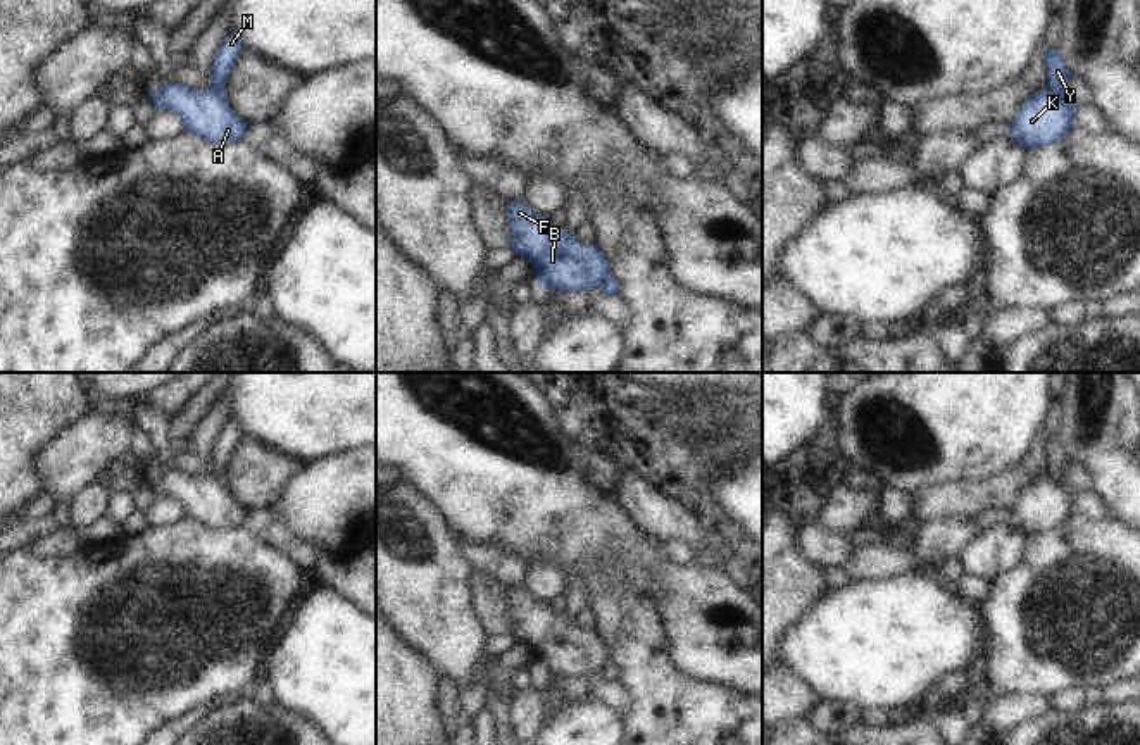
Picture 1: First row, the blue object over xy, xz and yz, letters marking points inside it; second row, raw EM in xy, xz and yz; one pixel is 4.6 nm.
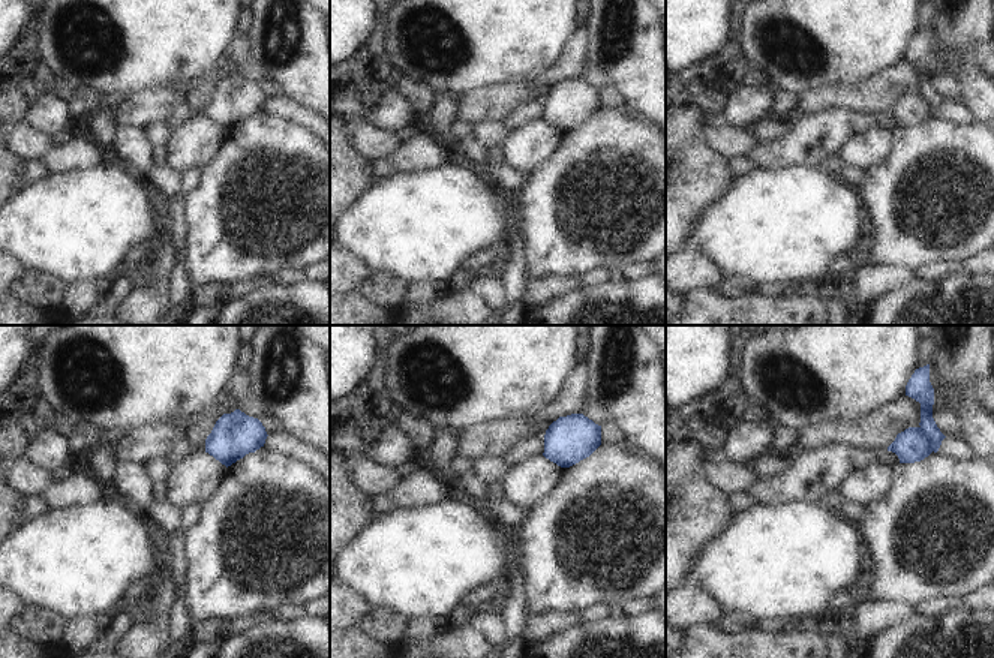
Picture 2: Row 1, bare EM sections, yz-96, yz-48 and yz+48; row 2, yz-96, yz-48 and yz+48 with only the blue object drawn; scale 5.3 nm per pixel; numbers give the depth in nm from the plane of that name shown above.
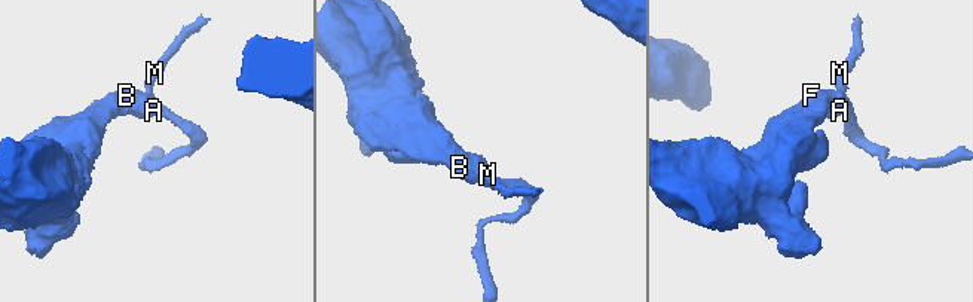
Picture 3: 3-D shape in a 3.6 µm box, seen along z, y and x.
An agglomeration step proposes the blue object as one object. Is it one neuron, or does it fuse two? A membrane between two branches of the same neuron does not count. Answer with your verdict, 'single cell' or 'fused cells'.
fused cells

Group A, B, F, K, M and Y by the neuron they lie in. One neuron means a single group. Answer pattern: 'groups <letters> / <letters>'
groups A B F K / M Y

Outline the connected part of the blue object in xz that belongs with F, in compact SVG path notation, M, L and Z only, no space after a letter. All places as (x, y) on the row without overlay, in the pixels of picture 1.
M526 588L509 590L510 635L526 643L540 674L586 678L602 671L609 650L598 631L588 633L564 614L529 595Z

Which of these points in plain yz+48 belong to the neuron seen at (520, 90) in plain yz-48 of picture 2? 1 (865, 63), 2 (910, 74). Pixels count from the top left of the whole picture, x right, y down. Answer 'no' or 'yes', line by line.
1: no
2: yes

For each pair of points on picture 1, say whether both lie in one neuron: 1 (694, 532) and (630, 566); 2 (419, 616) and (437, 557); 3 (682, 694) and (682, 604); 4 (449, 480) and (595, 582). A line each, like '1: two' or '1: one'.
1: two
2: one
3: two
4: two

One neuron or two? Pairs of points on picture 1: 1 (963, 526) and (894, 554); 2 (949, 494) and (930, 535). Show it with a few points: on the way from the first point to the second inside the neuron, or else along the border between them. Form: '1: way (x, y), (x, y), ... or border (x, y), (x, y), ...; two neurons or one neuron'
1: way (945, 538), (935, 542), (923, 554), (911, 554); one neuron
2: border (973, 516), (935, 518), (920, 523); two neurons

